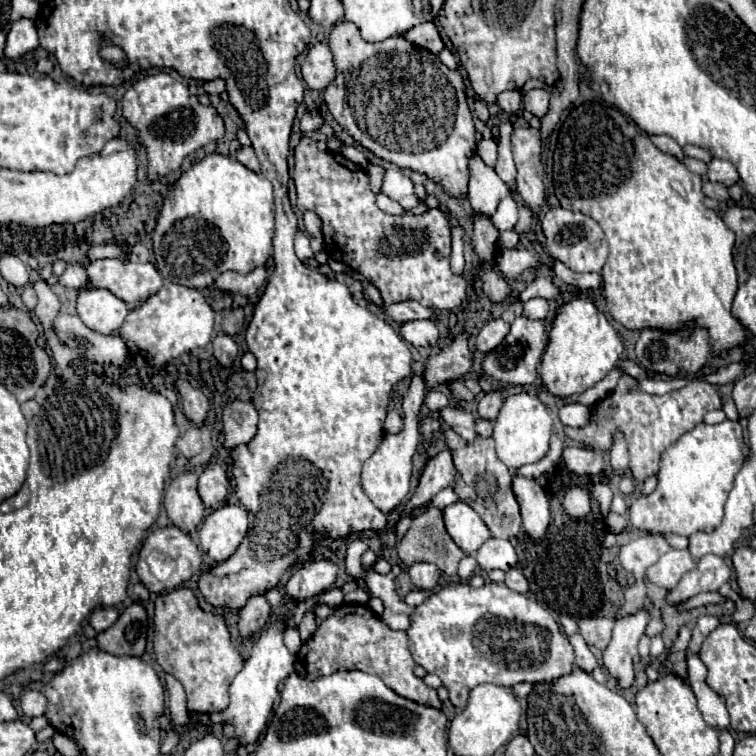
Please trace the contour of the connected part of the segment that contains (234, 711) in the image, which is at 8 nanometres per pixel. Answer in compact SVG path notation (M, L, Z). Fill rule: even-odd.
M278 616L272 618L266 628L262 630L262 634L258 636L258 640L252 646L250 658L244 662L244 668L234 676L232 684L230 684L230 704L226 710L212 714L212 722L230 722L236 728L236 736L240 740L242 746L256 742L260 732L266 728L268 716L272 712L274 700L278 696L278 682L282 678L286 678L290 672L294 672L294 664L292 664L292 656L284 644L284 632L286 632L286 616Z

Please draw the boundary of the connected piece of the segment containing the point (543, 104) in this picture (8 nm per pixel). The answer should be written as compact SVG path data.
M532 90L532 92L524 94L522 102L524 102L524 108L538 118L542 118L548 110L548 94L544 90Z

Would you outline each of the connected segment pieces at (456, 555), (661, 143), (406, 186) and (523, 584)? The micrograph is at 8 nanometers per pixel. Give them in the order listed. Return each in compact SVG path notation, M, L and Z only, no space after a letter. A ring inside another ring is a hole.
M428 508L420 516L412 518L410 530L406 532L402 542L398 544L398 556L406 566L412 566L416 562L432 562L448 576L456 574L456 568L458 568L458 562L460 562L462 554L464 552L454 544L454 540L448 536L448 532L444 528L444 518L442 518L440 508Z
M648 136L652 140L652 144L656 144L656 148L660 148L666 154L676 156L678 160L682 160L682 148L670 138L670 136Z
M388 168L384 172L384 178L382 178L382 194L386 194L392 200L396 200L404 210L410 210L416 204L420 204L420 200L414 198L412 180L400 168Z
M512 568L510 572L506 572L506 586L518 594L528 592L528 580L522 572L518 572L516 568Z

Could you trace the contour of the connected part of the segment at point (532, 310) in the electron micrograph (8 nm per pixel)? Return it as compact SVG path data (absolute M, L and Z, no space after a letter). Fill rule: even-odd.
M532 298L524 304L524 316L528 318L544 318L548 314L550 306L546 298Z

